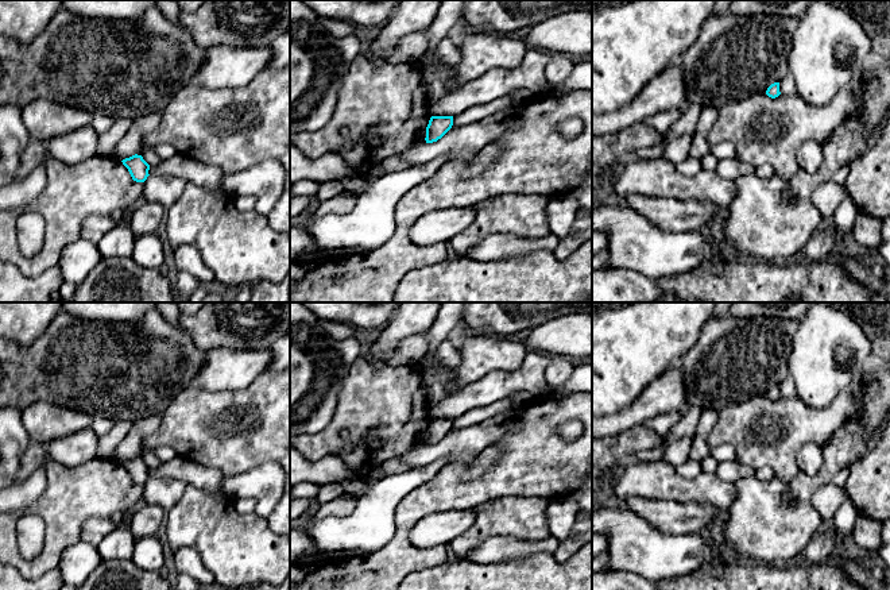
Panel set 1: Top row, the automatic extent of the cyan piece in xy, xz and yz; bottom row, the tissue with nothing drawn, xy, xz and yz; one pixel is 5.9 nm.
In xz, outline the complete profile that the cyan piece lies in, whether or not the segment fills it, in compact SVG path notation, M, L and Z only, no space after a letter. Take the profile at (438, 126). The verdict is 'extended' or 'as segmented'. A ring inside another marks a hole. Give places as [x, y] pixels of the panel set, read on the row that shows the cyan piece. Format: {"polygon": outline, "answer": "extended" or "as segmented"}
{"polygon": "M432 116L426 127L426 143L441 139L453 126L453 116Z", "answer": "as segmented"}

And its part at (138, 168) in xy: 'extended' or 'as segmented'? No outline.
as segmented

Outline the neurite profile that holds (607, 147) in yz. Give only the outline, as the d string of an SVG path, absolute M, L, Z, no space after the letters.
M638 122L620 131L592 136L592 166L600 171L614 170L616 159L626 153L635 153L662 142L663 134Z

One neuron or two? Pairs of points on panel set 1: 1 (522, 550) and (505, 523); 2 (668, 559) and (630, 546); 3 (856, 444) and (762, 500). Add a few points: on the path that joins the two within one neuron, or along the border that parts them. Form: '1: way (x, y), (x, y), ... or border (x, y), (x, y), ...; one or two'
1: border (546, 538), (518, 540), (490, 536), (483, 542); two
2: way (658, 555), (639, 548); one
3: way (834, 463), (813, 484), (785, 500); one

